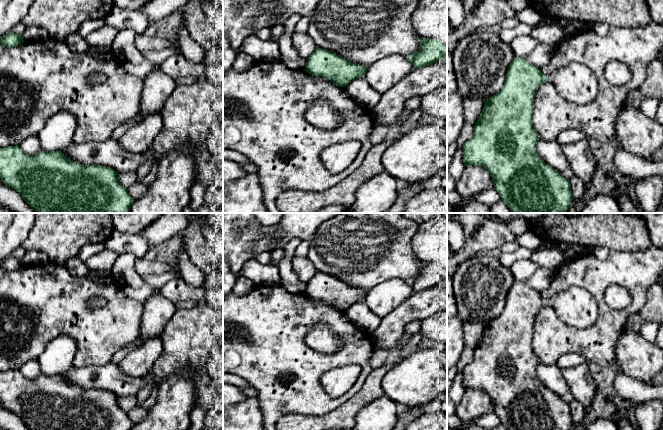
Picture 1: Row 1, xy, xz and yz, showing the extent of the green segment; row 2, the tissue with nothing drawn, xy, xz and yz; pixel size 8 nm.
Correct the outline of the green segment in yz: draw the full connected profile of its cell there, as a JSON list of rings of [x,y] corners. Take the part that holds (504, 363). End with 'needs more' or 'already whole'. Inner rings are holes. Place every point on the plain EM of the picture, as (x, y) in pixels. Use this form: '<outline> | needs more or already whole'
[[[515,281],[502,313],[485,324],[473,359],[462,371],[464,389],[485,391],[507,430],[572,430],[569,403],[545,387],[536,374],[539,360],[532,347],[534,321],[537,312],[547,305],[554,308],[562,322],[579,329],[591,327],[598,318],[598,305],[584,288],[572,286],[547,300],[526,283]]] | needs more

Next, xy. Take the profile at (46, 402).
[[[19,369],[0,372],[0,403],[6,410],[16,414],[29,430],[131,430],[134,423],[128,417],[127,412],[118,405],[117,399],[117,395],[106,390],[83,389],[70,384],[61,376],[61,374],[52,376],[41,374],[34,379],[28,379],[21,374]]] | already whole

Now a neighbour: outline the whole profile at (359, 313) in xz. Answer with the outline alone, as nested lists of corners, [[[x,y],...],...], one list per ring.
[[[355,303],[351,305],[345,313],[359,326],[373,333],[380,325],[381,317],[374,314],[365,306],[364,303]]]

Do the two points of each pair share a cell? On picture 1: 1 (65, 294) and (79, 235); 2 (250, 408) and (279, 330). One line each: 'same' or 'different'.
1: different
2: different

